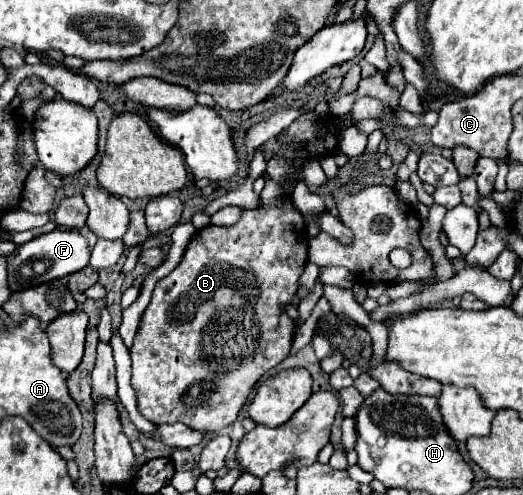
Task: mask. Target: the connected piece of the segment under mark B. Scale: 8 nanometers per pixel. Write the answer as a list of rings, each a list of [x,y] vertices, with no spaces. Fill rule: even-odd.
[[[267,181],[265,189],[261,193],[261,199],[265,203],[263,207],[253,209],[253,211],[245,211],[243,217],[231,227],[207,225],[207,227],[199,229],[191,237],[189,245],[187,245],[187,249],[185,249],[185,253],[181,257],[181,263],[167,277],[157,281],[157,285],[153,289],[151,303],[147,305],[145,313],[141,315],[141,325],[139,325],[139,331],[135,335],[135,343],[133,343],[131,351],[129,351],[131,363],[133,363],[131,385],[133,385],[135,395],[137,395],[137,407],[139,407],[141,415],[147,421],[151,421],[155,425],[181,421],[187,427],[191,427],[195,431],[201,431],[201,433],[219,433],[223,427],[231,425],[237,419],[239,409],[245,405],[247,395],[249,395],[251,387],[259,381],[259,377],[263,373],[267,373],[269,369],[273,369],[275,365],[279,365],[289,355],[293,333],[295,333],[295,323],[293,323],[291,317],[287,317],[287,313],[283,313],[283,307],[293,301],[293,297],[297,293],[297,279],[299,279],[299,275],[301,275],[301,271],[303,271],[303,267],[307,263],[307,231],[305,231],[303,215],[291,203],[279,207],[279,197],[281,195],[283,195],[281,185],[277,185],[275,181]]]

